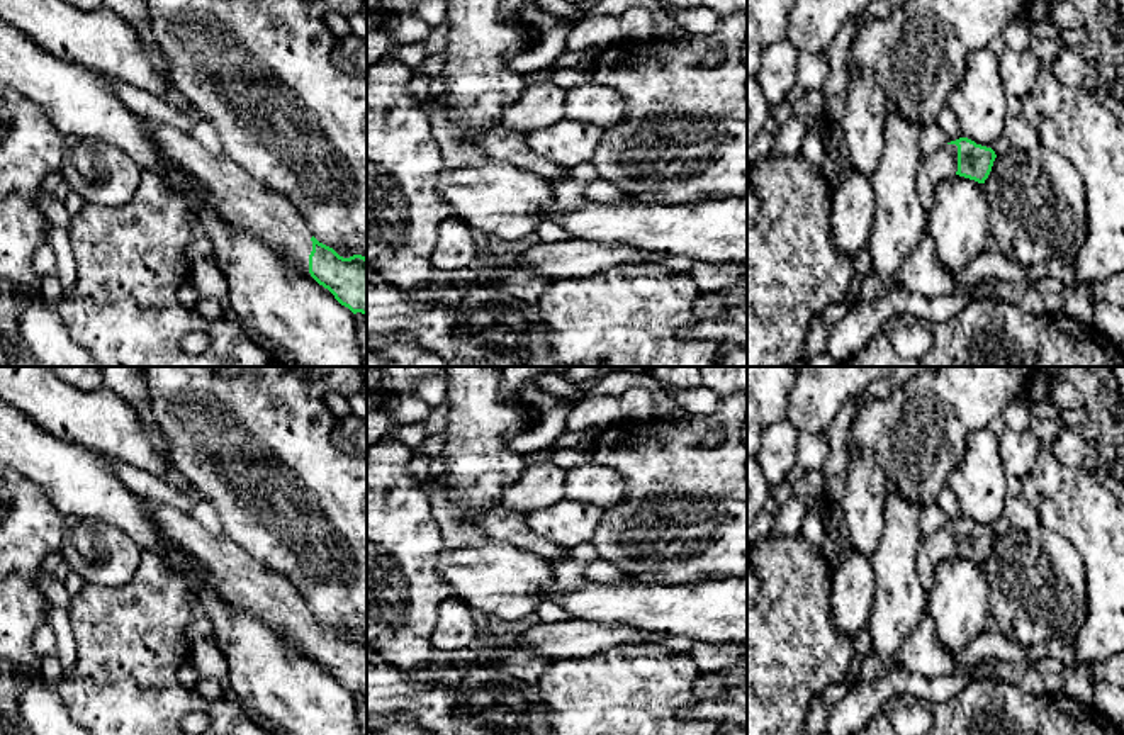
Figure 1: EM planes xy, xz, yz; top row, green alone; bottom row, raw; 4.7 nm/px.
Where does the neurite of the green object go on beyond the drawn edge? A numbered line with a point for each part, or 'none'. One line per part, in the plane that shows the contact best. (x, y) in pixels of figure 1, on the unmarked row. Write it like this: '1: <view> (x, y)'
1: yz (943, 544)

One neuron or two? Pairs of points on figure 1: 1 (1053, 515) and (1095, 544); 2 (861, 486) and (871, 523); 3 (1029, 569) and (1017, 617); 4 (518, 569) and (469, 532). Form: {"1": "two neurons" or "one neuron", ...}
{"1": "one neuron", "2": "one neuron", "3": "one neuron", "4": "two neurons"}

